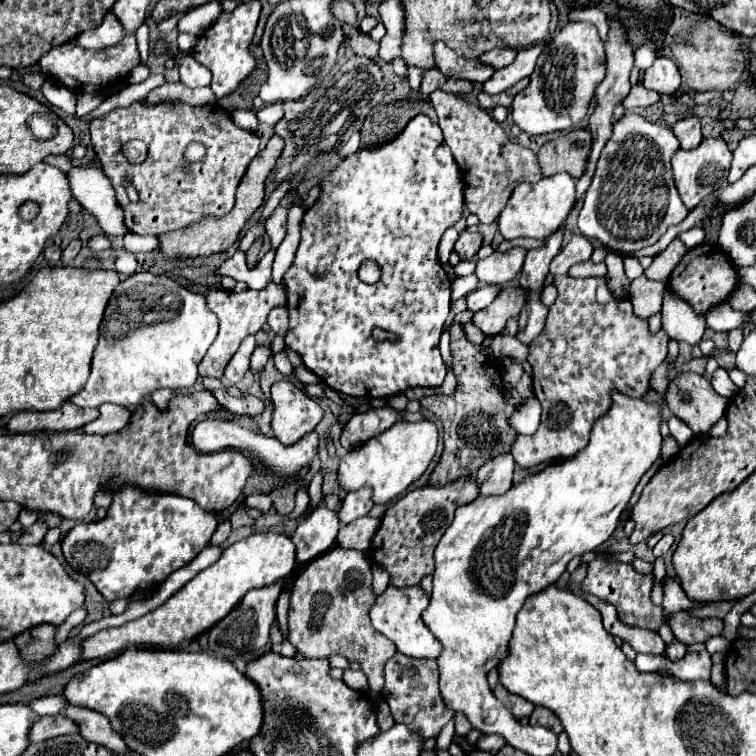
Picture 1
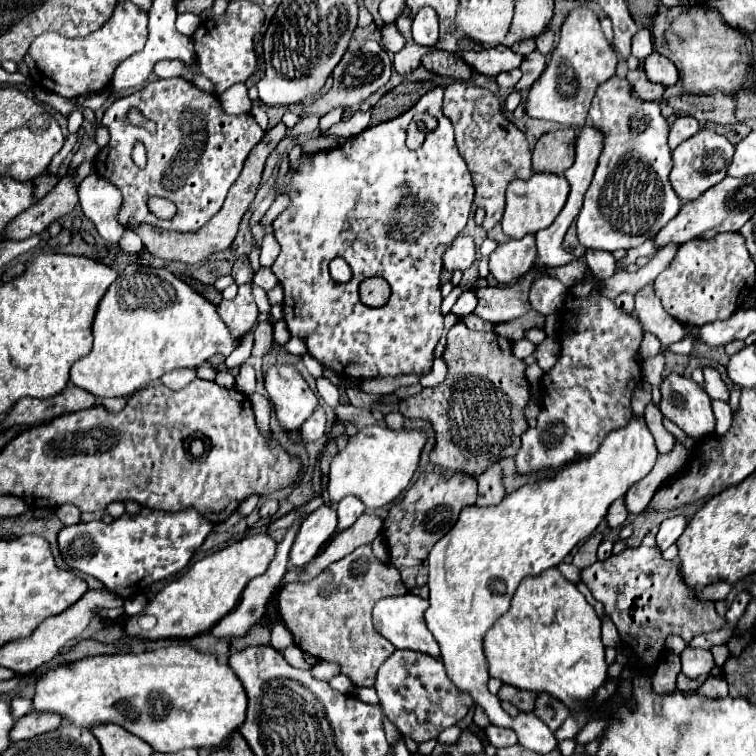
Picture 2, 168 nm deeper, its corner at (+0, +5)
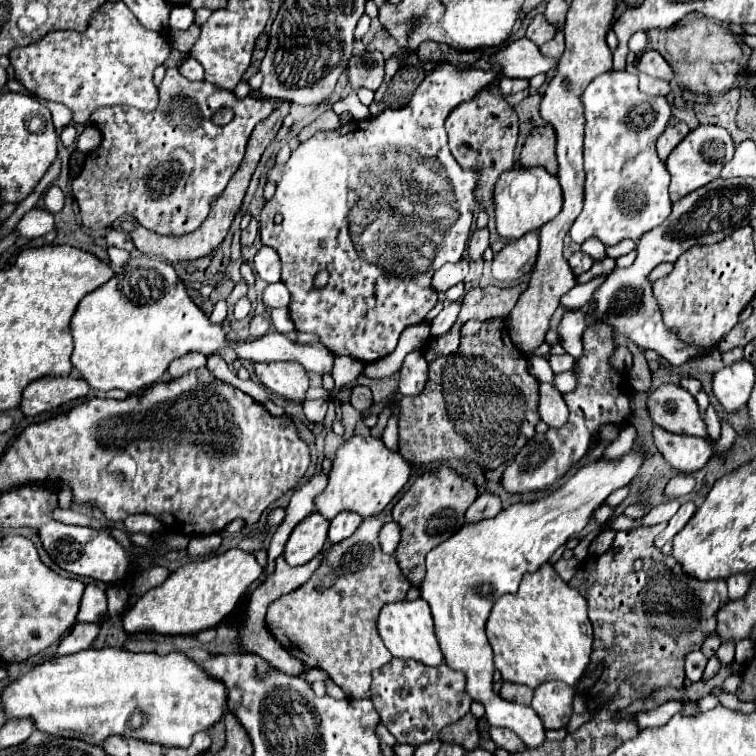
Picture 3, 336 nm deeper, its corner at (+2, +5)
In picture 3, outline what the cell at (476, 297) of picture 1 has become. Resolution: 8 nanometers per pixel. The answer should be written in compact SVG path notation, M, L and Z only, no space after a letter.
M449 303L447 307L443 307L443 311L431 321L431 325L429 325L429 333L431 333L431 337L439 337L439 335L443 335L443 333L447 333L451 327L453 327L453 323L455 323L455 319L457 319L457 311L459 311L459 303Z

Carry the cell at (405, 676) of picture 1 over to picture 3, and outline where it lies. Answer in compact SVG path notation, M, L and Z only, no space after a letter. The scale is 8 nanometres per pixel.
M391 659L385 667L373 671L371 701L375 703L383 725L393 733L397 743L407 743L413 747L431 741L443 727L459 721L469 713L471 705L461 671L455 671L445 663L429 667L413 659Z

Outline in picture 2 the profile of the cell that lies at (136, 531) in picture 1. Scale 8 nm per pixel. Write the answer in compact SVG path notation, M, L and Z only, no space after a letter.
M141 507L137 515L123 513L111 523L79 521L77 525L63 527L59 531L59 549L63 561L71 569L99 579L107 591L127 599L157 581L181 573L211 529L211 521L203 519L193 507L177 513Z

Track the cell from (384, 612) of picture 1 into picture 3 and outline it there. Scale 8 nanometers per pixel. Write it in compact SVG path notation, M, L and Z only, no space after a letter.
M423 599L399 601L399 603L385 605L379 615L379 633L393 657L415 659L425 665L441 665L443 663L443 653L439 649L437 637L435 637L435 625L431 619L431 611Z

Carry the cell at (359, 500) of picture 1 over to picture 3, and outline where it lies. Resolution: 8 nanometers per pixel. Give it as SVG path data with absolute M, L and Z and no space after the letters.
M347 511L333 517L331 527L329 527L329 543L335 545L335 543L351 537L361 521L363 521L361 515L353 515L353 513L347 513Z

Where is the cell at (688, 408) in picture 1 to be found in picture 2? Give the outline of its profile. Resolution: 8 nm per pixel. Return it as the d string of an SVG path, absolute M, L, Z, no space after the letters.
M671 373L661 383L661 413L677 423L691 439L713 433L715 417L705 389L689 377Z

